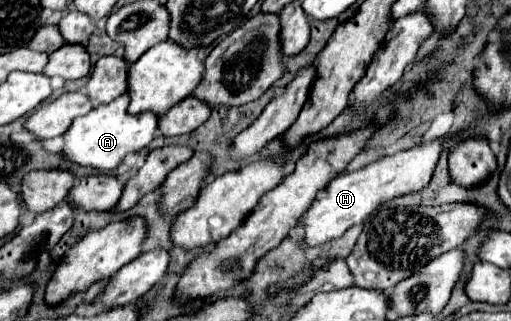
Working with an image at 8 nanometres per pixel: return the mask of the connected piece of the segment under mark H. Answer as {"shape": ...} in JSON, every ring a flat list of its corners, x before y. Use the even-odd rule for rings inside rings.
{"shape":[[443,136,435,138,425,144,417,144,409,150,401,150,397,154,385,156,377,162,371,162,355,172,345,172,331,180,327,188,323,188,311,208,307,210,307,218,303,222,305,234,303,242,307,246,319,246,327,240,339,238,345,230,349,230,355,224,361,224,369,214,377,212,383,204,391,202,393,198,405,196,405,194,415,194,423,188,429,186,437,160,443,150]]}

